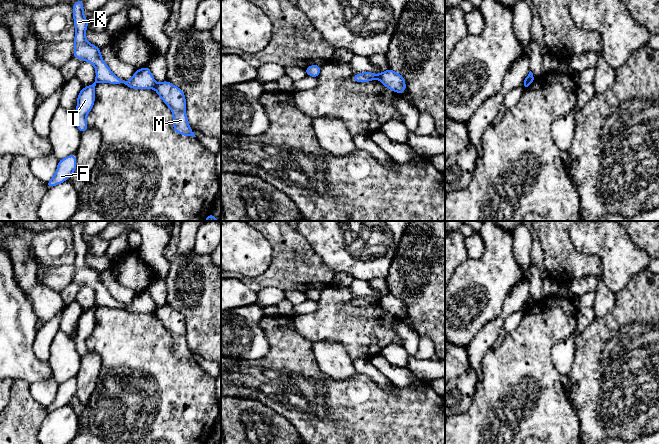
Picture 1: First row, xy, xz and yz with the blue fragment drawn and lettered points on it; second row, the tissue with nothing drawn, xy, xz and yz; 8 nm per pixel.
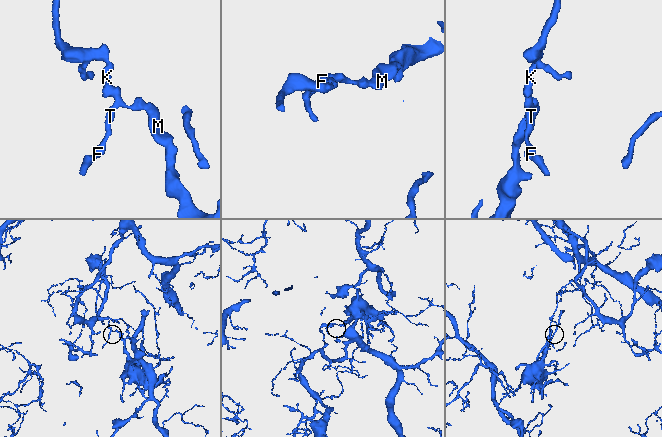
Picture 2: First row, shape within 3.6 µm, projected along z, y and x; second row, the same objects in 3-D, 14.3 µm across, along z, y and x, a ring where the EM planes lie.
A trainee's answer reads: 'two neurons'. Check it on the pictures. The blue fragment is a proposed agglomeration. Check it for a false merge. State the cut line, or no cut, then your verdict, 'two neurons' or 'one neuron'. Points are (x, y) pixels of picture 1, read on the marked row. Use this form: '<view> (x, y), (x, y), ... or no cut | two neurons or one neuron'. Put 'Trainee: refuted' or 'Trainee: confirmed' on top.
Trainee: confirmed
xy (156, 84), (154, 87) | two neurons

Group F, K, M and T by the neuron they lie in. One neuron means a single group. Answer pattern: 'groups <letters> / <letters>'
groups F K T / M

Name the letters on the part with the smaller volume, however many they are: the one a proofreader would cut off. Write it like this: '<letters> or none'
M

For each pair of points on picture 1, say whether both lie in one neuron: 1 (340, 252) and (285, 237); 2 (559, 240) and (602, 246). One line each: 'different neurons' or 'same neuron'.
1: different neurons
2: different neurons

